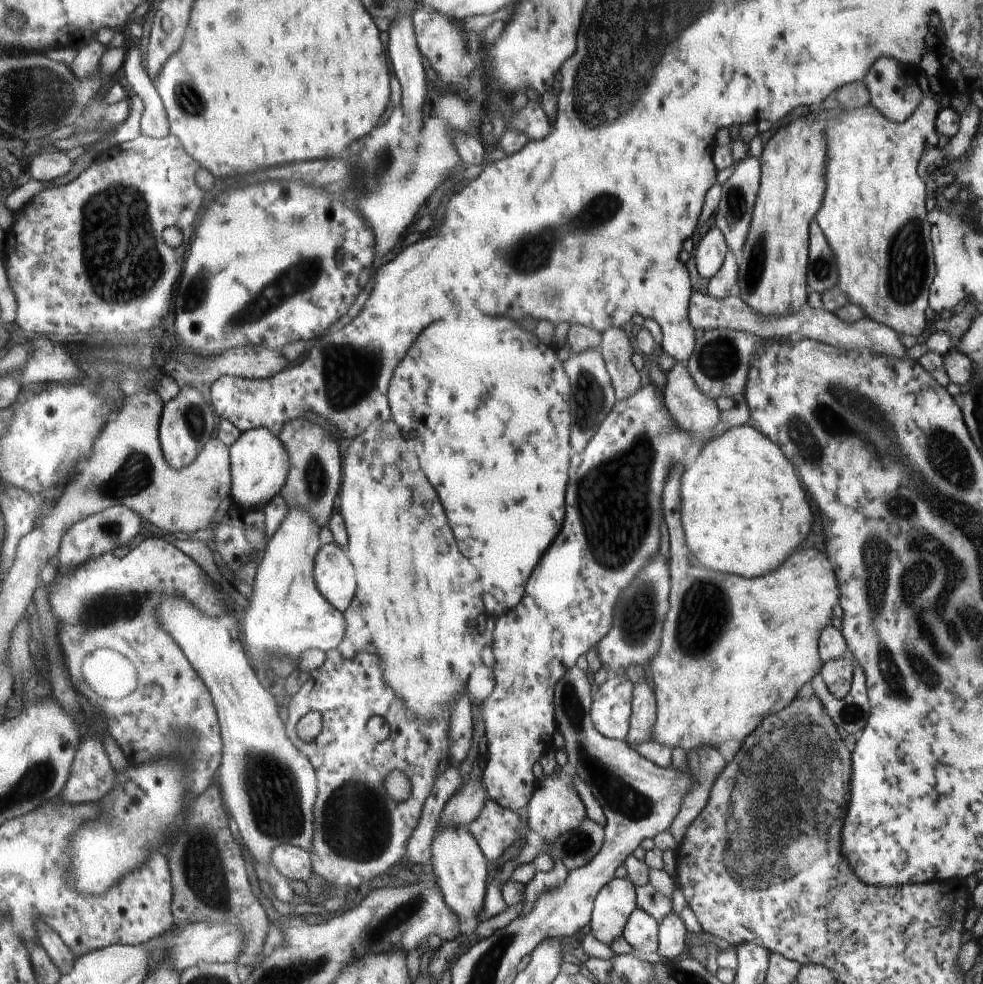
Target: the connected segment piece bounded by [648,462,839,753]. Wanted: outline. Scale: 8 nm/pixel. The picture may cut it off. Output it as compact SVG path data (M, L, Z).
M676 462L663 490L664 522L670 543L671 587L659 652L648 668L652 670L658 703L653 740L671 749L682 748L688 753L698 746L717 748L728 740L743 743L759 728L758 724L764 721L762 718L779 713L795 700L802 686L820 672L818 636L832 620L832 606L838 602L839 584L836 584L830 560L820 550L796 550L796 554L792 554L792 558L788 558L776 574L766 574L764 578L742 578L704 568L700 564L692 566L688 560L689 548L681 514L682 471L683 465Z

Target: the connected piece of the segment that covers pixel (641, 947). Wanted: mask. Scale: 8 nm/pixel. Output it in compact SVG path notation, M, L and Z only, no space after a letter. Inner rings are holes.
M636 907L622 930L622 938L635 952L652 954L658 950L658 924L652 916Z

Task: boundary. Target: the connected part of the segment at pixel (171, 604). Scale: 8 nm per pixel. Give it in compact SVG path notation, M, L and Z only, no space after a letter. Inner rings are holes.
M168 596L164 606L160 606L160 620L172 636L183 647L191 659L191 663L199 670L200 676L207 682L211 694L214 695L225 749L223 765L220 767L220 782L227 810L239 825L239 837L255 863L266 866L271 863L271 854L278 845L294 845L306 852L312 852L314 838L314 803L317 797L317 778L307 755L292 742L284 730L284 724L278 714L276 700L270 692L262 688L258 682L244 648L240 644L240 622L232 616L212 618L204 614L198 606L188 602L182 596Z

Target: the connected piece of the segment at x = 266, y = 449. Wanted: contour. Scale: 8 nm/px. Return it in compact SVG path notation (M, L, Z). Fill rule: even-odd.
M268 428L242 432L232 451L232 497L244 510L262 509L279 496L290 476L291 461L283 439Z

